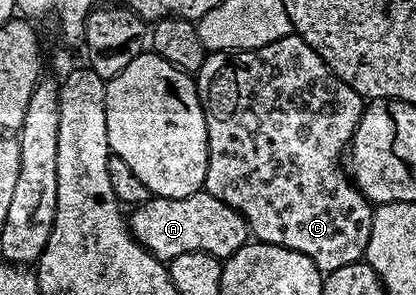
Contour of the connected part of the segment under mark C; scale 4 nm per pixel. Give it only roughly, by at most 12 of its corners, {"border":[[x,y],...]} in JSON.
{"border":[[301,37],[209,52],[203,192],[327,275],[365,98]]}

